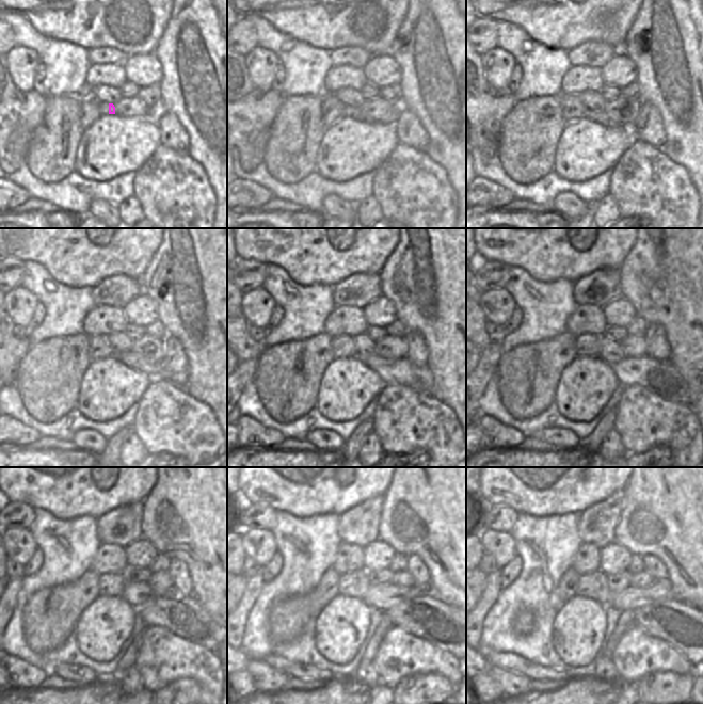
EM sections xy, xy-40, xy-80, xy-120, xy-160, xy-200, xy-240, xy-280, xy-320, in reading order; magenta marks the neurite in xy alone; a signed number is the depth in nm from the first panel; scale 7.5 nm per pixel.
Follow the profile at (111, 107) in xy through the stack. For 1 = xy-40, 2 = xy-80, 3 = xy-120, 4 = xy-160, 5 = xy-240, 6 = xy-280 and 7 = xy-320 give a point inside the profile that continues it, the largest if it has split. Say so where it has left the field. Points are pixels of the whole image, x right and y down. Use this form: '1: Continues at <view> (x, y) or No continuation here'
1: Continues at xy-40 (354, 113)
2: Continues at xy-80 (600, 116)
3: Continues at xy-120 (155, 370)
4: Continues at xy-160 (419, 379)
5: Continues at xy-240 (185, 617)
6: Continues at xy-280 (427, 617)
7: Continues at xy-320 (683, 626)

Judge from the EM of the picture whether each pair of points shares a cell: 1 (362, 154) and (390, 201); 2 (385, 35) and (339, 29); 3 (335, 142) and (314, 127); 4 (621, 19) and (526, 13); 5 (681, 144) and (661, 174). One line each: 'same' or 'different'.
1: different
2: same
3: different
4: same
5: different

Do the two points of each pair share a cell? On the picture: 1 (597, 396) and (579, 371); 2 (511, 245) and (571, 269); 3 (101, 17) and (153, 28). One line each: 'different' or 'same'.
1: same
2: same
3: same

